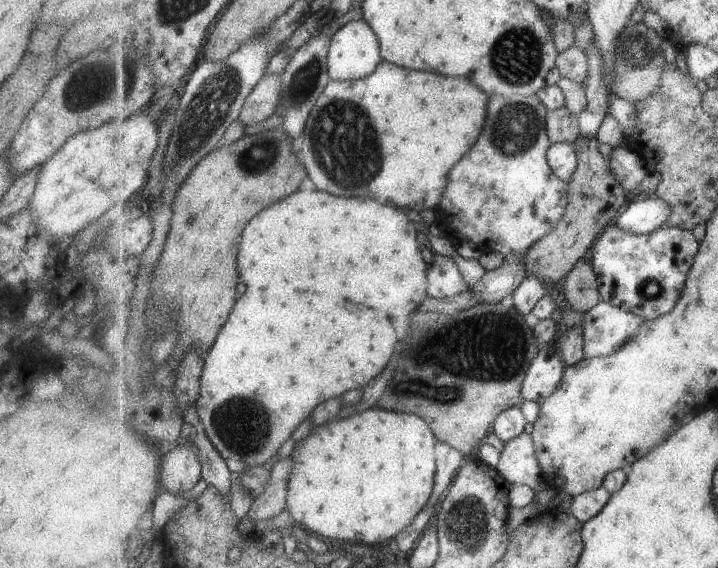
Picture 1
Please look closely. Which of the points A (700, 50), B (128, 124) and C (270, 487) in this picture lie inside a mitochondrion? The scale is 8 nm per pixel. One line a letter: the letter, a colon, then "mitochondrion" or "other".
A: other
B: other
C: other

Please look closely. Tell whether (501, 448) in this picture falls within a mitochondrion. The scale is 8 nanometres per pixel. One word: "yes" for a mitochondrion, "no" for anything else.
no

